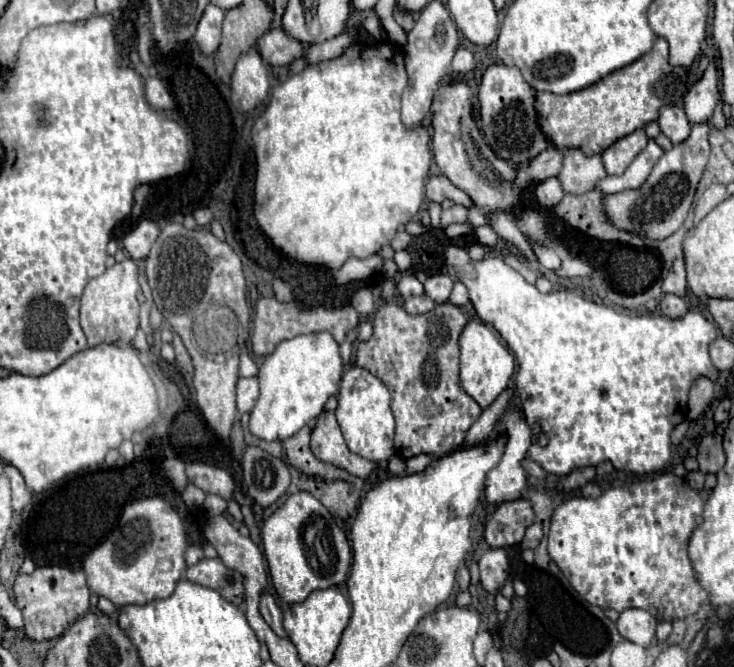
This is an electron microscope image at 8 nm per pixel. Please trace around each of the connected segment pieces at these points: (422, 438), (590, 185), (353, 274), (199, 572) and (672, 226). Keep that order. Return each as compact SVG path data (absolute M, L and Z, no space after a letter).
M386 302L374 314L372 338L358 344L356 366L366 368L380 382L384 382L384 386L392 396L392 412L396 418L394 450L402 460L408 460L418 454L442 456L460 448L468 428L482 414L482 408L462 390L458 380L458 354L460 354L458 340L468 320L470 320L468 314L464 314L462 308L450 302L436 304L432 312L418 314L418 316L408 316L404 308L396 302Z
M566 150L562 168L558 172L558 180L562 184L562 190L566 194L584 194L594 190L596 182L604 178L604 166L600 160L600 154L586 158L580 150Z
M350 258L338 272L334 272L334 284L348 284L355 280L370 278L374 273L378 273L383 268L383 260L356 260Z
M220 558L200 560L198 564L188 568L186 578L196 584L214 588L224 600L236 606L244 604L244 576L236 570L226 568Z
M694 124L690 136L684 142L664 152L644 186L640 186L638 190L624 190L618 194L604 196L602 210L608 216L608 222L618 230L632 232L650 240L666 240L668 236L672 236L688 216L694 192L708 162L708 128L708 124Z

